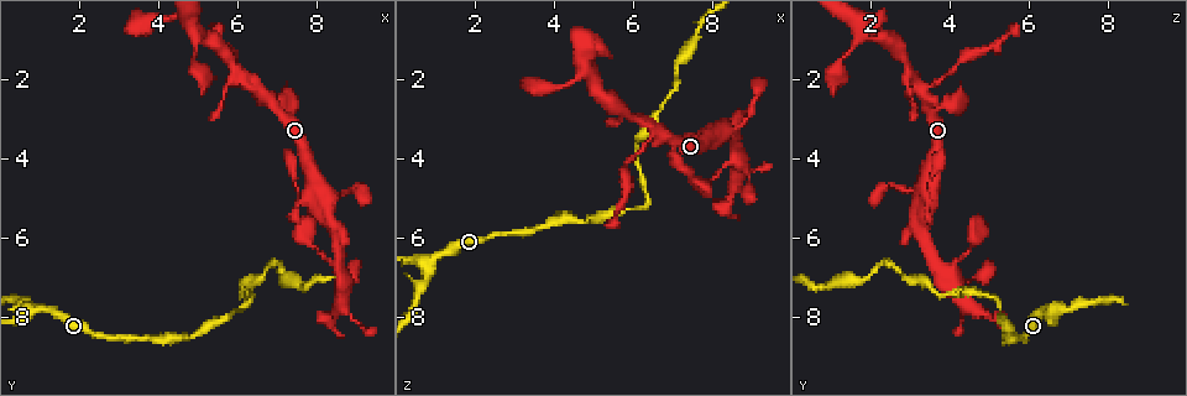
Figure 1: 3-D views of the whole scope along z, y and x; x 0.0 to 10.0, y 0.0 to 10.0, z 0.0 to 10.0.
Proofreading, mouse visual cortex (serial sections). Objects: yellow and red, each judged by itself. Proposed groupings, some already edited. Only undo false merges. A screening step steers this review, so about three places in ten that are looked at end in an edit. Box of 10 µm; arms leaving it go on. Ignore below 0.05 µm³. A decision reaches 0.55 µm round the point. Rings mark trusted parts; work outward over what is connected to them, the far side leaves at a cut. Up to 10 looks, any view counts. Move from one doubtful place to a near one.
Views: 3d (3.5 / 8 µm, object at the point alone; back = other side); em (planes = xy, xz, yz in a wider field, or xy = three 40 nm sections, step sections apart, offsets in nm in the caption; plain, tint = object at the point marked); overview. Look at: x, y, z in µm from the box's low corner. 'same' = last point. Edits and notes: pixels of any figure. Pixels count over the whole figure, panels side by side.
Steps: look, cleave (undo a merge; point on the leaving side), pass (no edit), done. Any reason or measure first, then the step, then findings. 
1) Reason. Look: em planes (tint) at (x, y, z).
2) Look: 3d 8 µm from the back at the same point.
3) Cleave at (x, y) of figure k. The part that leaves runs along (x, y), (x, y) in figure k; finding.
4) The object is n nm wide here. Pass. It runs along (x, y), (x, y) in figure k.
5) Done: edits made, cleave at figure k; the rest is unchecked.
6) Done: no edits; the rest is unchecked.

Two arms at a narrow angle. Look: 3d 3.5 µm at (6.60, 2.35, 3.30).

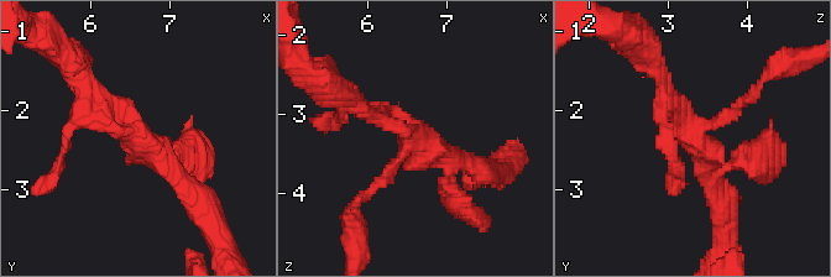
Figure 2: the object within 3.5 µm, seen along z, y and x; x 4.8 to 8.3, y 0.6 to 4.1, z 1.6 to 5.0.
Look: em xy step 2 (tint) at (6.60, 2.35, 3.30).

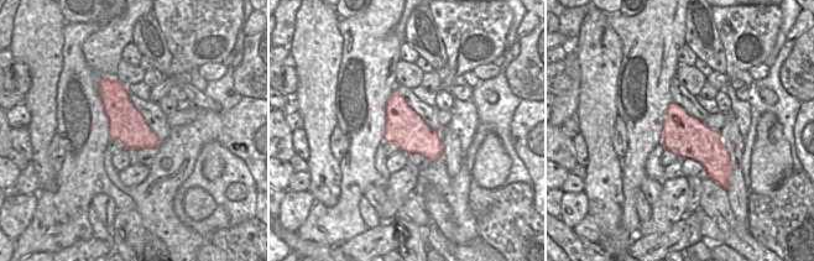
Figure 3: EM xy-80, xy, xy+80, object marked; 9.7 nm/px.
4 arms meet here. Pass. It runs along (196, 193), (84, 83) in figure 2; all the same cell.

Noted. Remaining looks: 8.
Two arms in line, one across. Look: em xy step 5 (tint) at (8.05, 5.20, 3.40).

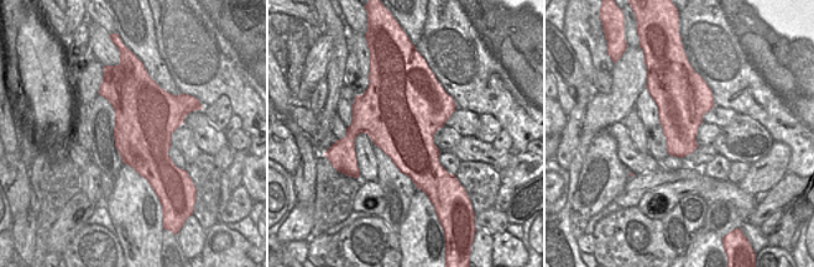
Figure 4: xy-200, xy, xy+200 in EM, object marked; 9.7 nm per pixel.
Look: 3d 3.5 µm at the same point.

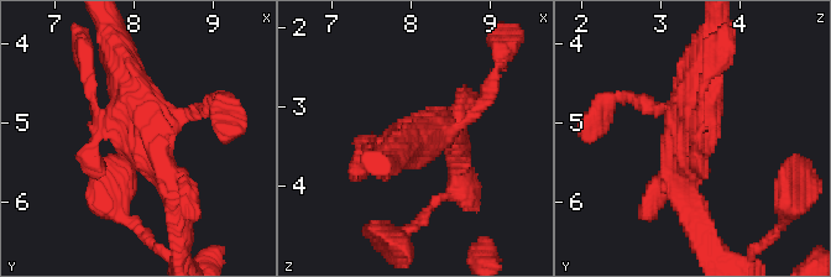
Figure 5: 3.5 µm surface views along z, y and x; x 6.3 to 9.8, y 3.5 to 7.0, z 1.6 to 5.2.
Pass. It runs along (114, 43), (141, 146), (176, 188) in figure 5; all the same cell.

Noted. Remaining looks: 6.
Thin neck. Look: 3d 3.5 µm at (5.95, 7.85, 5.30).

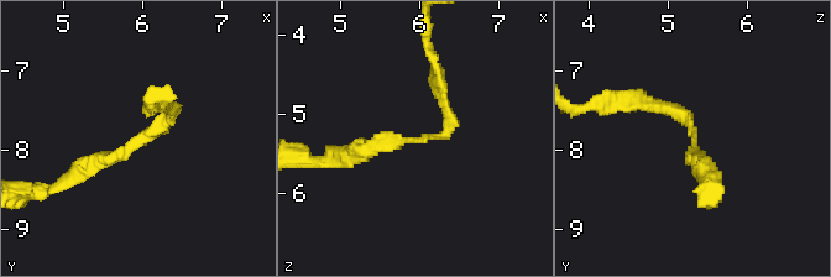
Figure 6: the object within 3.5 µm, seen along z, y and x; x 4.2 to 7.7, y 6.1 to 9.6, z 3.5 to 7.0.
The arms are 150, 250 nm wide; now the EM. Look: em xy step 3 (tint) at (6.00, 7.85, 5.35).

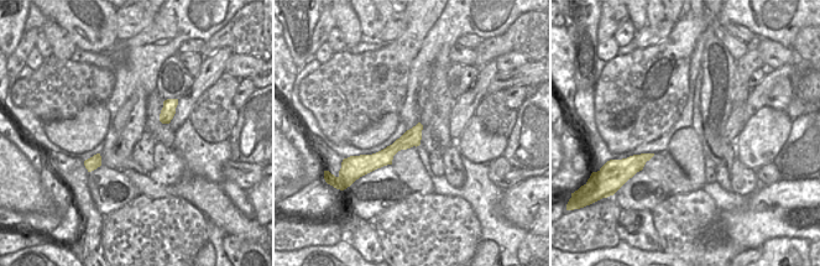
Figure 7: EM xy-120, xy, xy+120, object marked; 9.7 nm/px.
Pass. It runs along (72, 179), (160, 130), (163, 104) in figure 6; one cell here.

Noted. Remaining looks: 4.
Arms part here. Look: 3d 3.5 µm at (0.85, 7.80, 6.65).

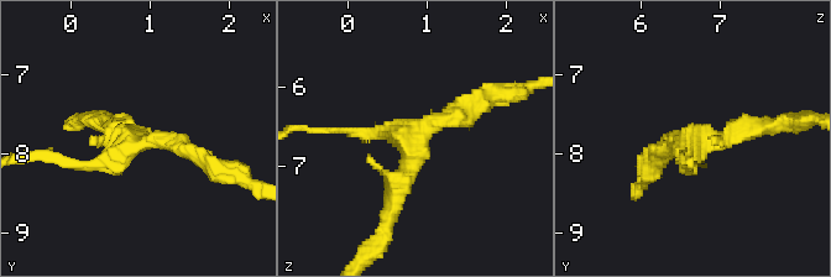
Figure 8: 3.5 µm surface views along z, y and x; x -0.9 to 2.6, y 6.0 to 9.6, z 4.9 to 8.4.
3 arms meet here; the arms are 150, 250, 250 nm wide. Look: em xy step 1 (tint) at (0.85, 7.80, 6.70).

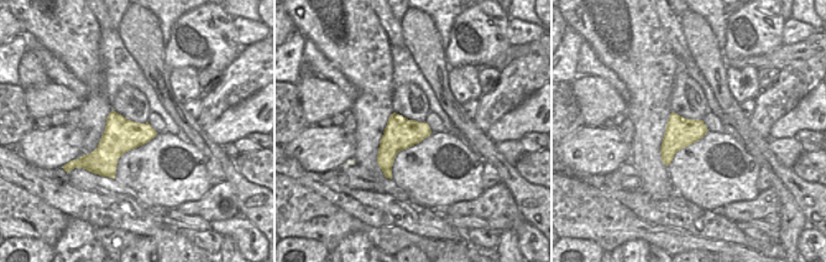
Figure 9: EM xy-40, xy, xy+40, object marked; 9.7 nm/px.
Cut it another way. Look: em xy step 3 (tint) at the same point.

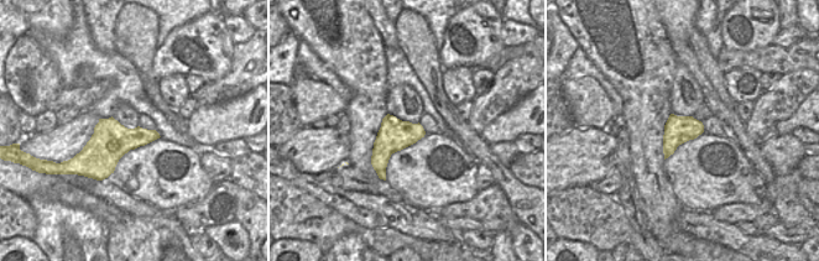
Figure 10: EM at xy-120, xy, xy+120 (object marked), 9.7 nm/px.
Pass. It runs along (482, 100), (411, 142), (391, 212) in figure 8; one cell here.

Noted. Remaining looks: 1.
Done: no edits; the rest is unchecked.

